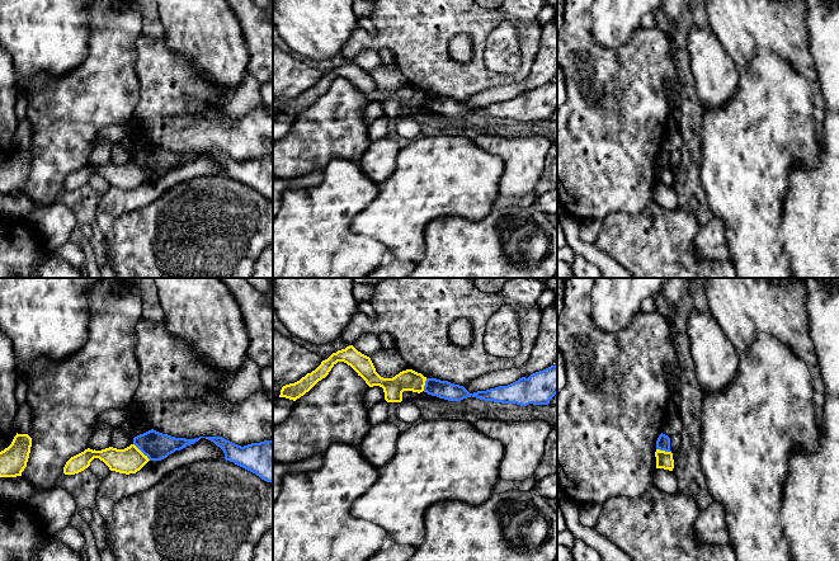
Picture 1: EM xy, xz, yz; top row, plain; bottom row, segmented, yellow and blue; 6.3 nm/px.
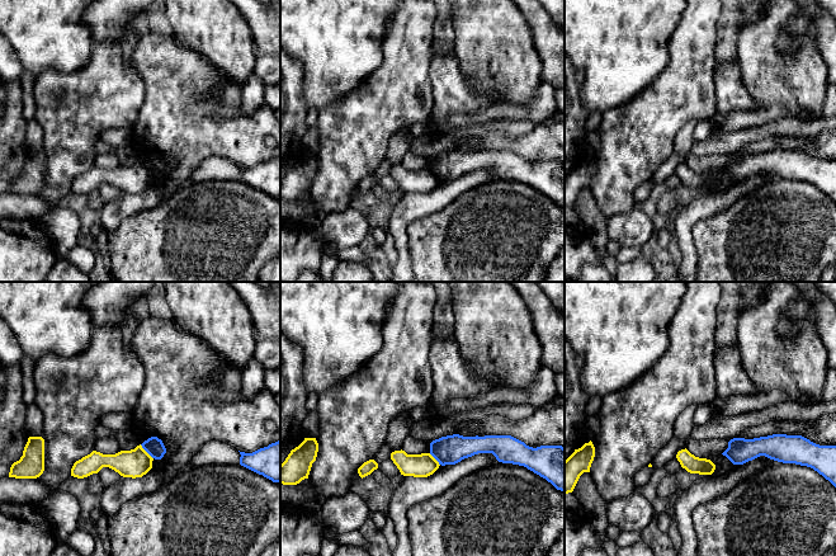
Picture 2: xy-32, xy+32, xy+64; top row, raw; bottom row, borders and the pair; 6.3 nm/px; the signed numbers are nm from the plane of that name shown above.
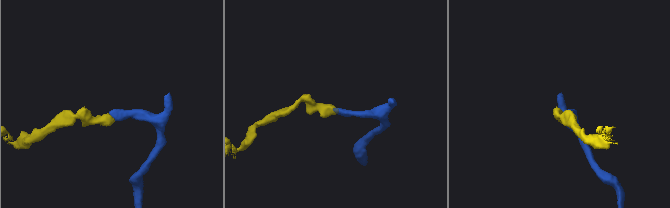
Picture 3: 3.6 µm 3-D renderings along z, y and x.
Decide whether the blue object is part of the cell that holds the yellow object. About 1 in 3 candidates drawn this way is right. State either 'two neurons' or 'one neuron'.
two neurons

